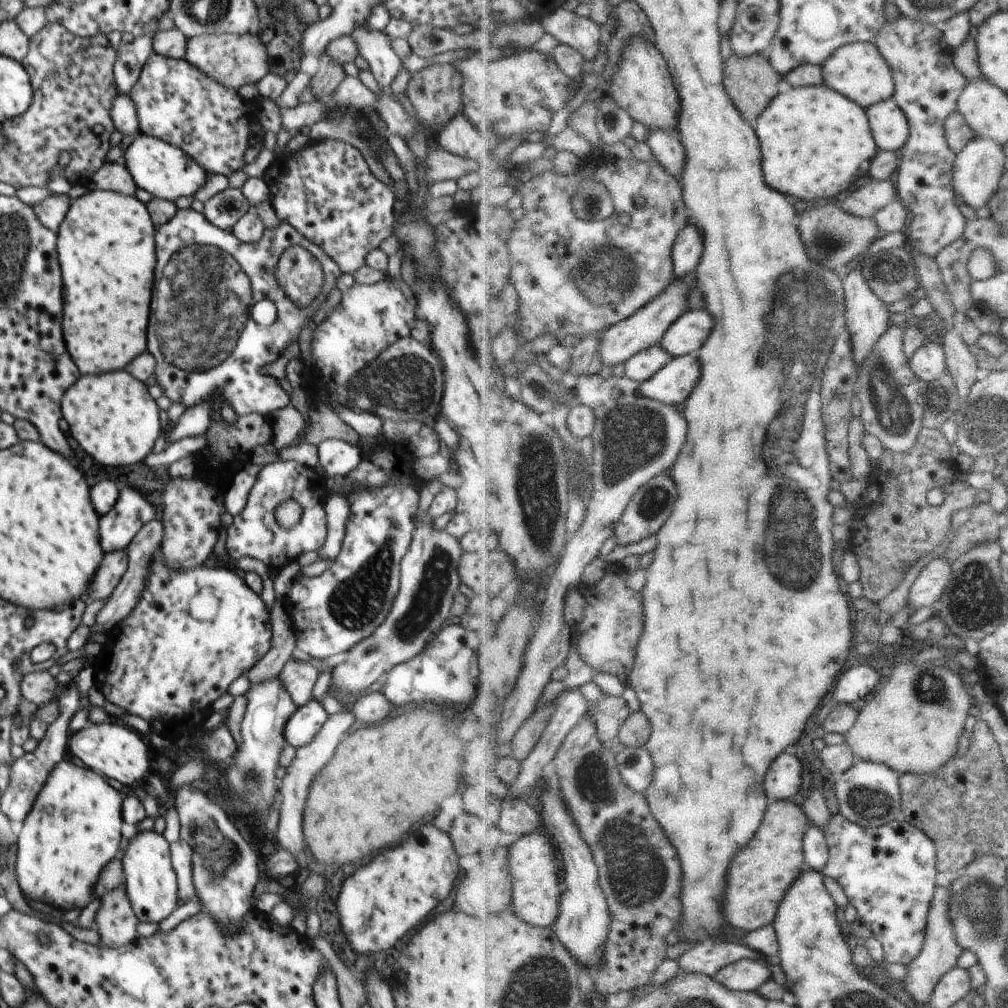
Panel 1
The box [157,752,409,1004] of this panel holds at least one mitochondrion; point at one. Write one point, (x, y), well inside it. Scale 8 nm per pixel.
(214, 851)

